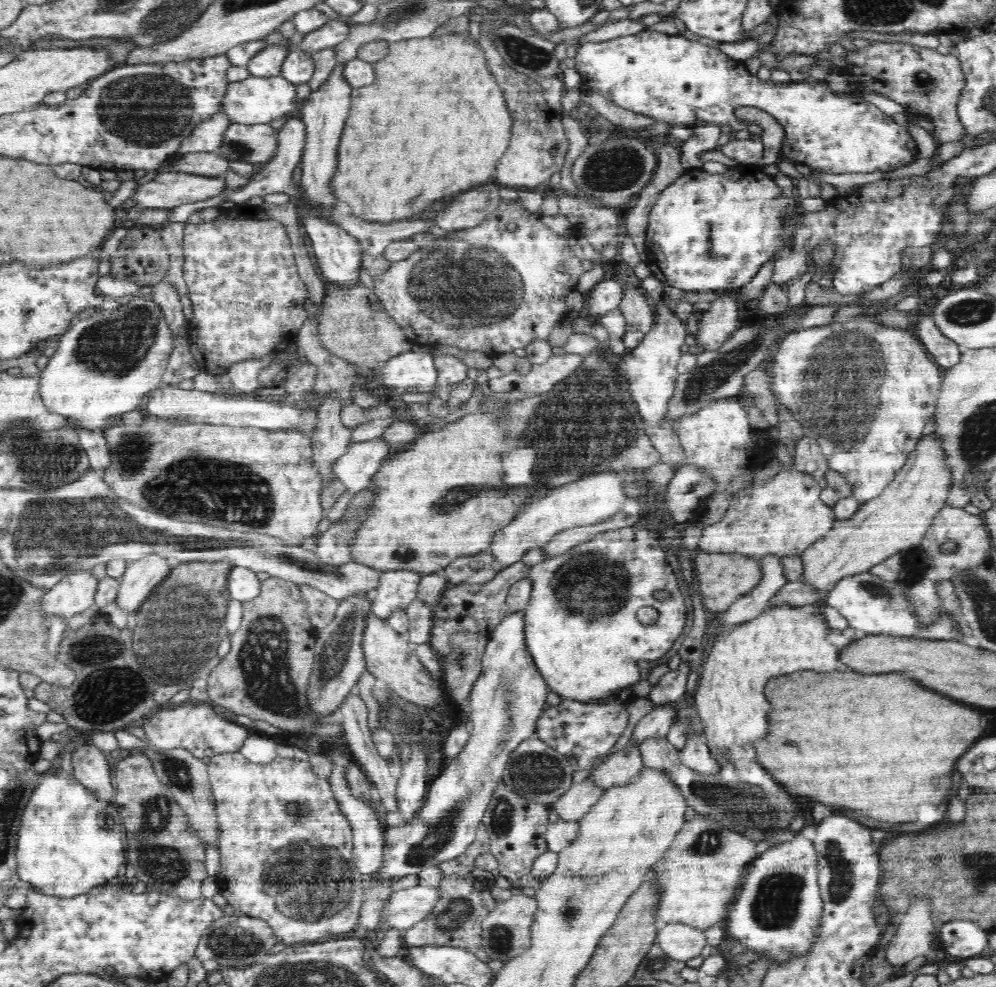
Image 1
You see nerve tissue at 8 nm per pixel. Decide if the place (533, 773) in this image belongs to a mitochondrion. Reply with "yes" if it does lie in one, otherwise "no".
yes

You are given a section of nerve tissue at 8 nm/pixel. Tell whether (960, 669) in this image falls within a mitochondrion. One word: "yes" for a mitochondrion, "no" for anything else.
no

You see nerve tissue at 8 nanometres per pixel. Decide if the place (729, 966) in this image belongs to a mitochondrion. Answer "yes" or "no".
no

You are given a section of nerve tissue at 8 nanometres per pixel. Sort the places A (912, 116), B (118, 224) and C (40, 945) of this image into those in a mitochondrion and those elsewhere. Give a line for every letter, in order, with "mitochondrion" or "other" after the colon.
A: other
B: other
C: other

